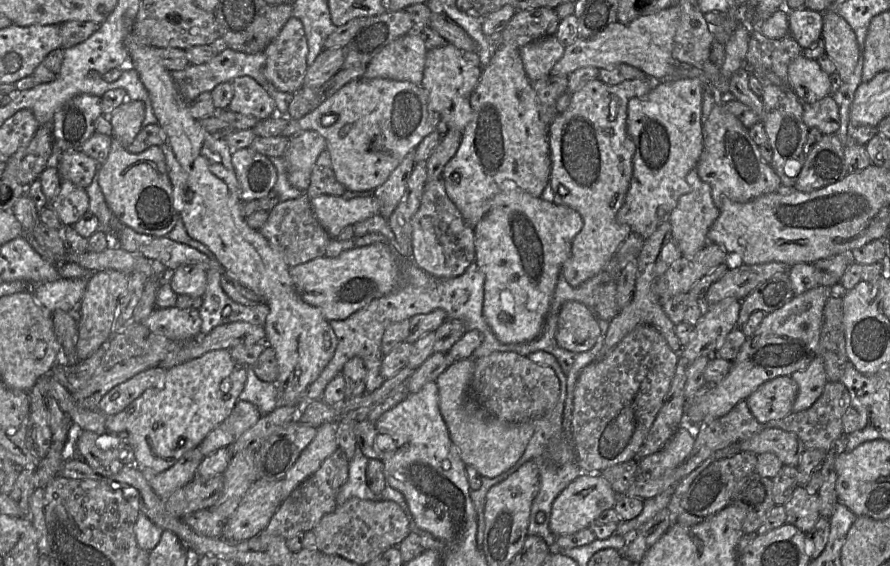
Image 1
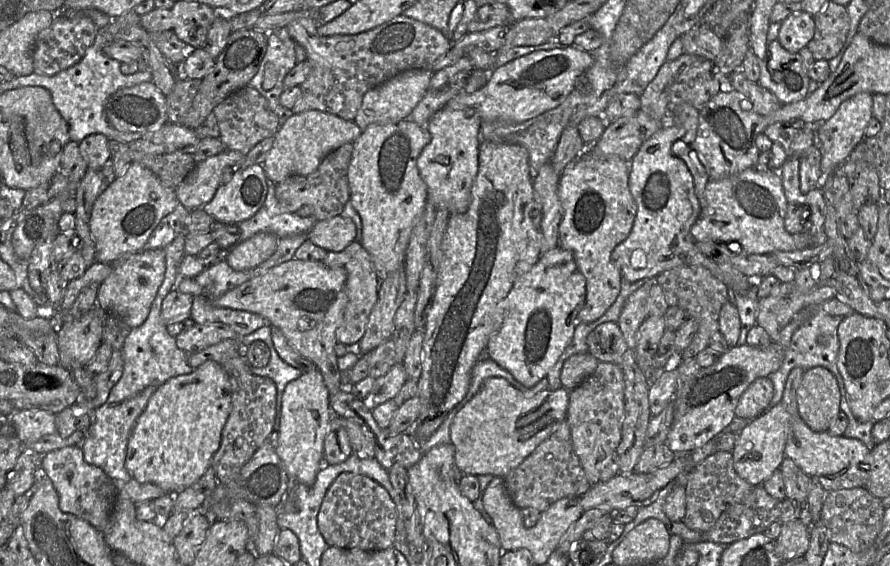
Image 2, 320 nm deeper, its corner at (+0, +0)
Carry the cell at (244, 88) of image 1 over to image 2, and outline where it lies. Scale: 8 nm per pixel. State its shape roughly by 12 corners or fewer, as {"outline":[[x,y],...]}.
{"outline":[[250,85],[213,112],[226,150],[244,155],[279,119]]}

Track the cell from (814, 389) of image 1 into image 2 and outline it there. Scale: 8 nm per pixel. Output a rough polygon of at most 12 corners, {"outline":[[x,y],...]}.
{"outline":[[782,402],[741,430],[734,469],[753,486],[780,468],[790,415]]}

